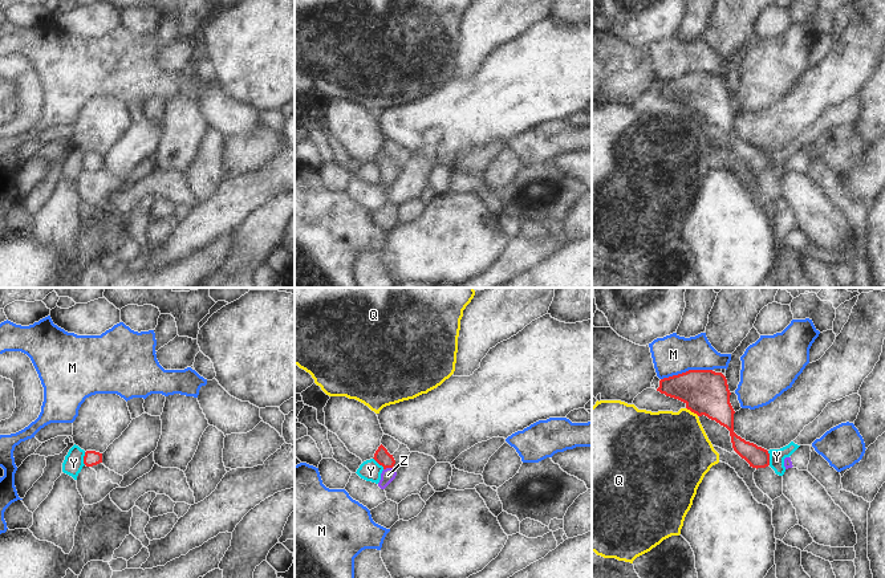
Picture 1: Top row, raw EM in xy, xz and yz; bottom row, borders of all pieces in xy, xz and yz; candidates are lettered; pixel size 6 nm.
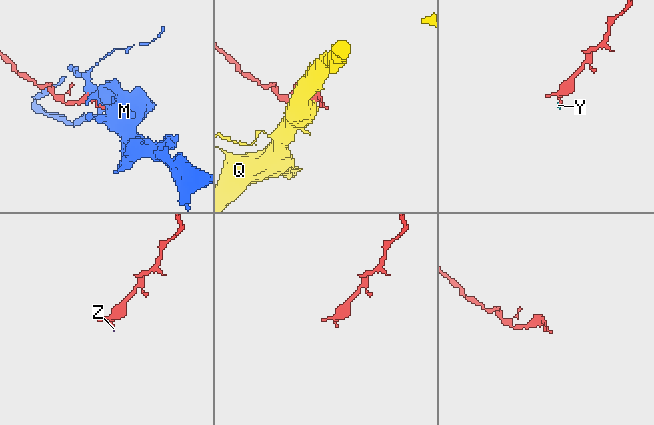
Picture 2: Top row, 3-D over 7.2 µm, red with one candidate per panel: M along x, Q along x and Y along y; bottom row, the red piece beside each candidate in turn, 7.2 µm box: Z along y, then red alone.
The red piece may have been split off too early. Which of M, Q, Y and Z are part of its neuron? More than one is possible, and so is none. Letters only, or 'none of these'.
Z

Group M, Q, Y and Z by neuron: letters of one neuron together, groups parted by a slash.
M / Q / Y / Z

